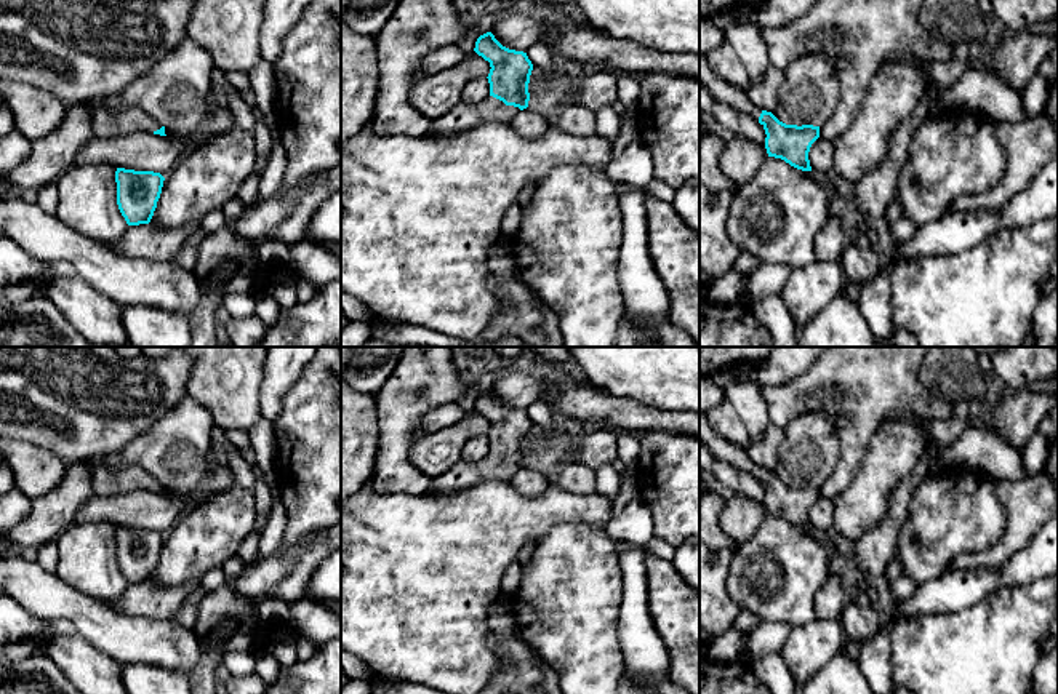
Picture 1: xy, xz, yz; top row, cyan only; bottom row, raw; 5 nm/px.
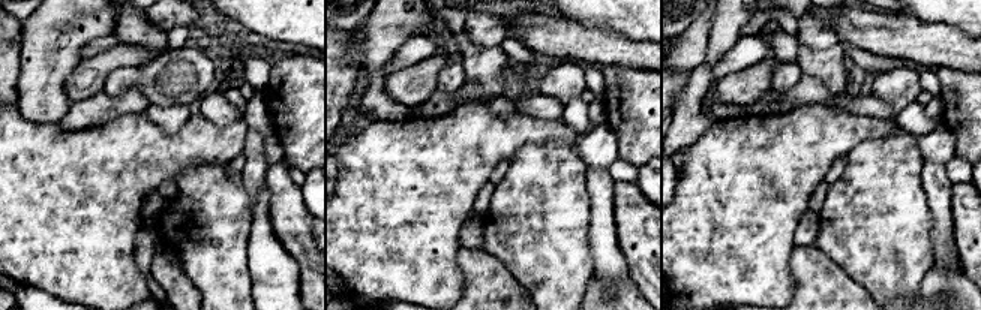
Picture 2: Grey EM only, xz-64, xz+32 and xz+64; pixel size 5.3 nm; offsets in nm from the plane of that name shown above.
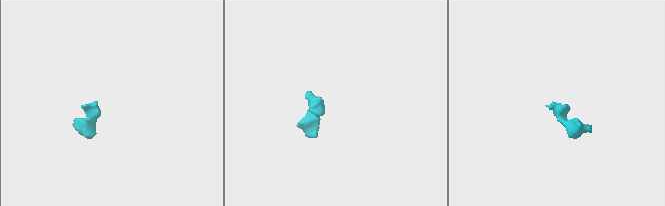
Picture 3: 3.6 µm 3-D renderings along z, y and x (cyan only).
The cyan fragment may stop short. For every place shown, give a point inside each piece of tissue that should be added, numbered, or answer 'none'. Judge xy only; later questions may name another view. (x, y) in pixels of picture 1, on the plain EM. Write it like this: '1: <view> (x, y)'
1: xy (132, 477)

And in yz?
1: yz (722, 450)

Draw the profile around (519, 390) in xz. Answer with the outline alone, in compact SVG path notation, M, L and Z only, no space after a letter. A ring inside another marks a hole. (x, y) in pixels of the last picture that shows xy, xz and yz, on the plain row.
M507 373L495 381L491 392L506 406L523 409L539 400L552 385L552 377L539 377L528 373Z

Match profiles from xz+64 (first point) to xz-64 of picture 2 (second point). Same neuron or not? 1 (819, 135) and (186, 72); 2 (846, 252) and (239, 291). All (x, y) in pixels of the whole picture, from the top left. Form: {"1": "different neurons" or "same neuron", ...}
{"1": "different neurons", "2": "same neuron"}

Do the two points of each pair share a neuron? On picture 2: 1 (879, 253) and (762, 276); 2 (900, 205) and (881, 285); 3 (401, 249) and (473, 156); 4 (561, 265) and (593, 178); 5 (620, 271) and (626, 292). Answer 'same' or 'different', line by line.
1: different
2: same
3: same
4: different
5: different

